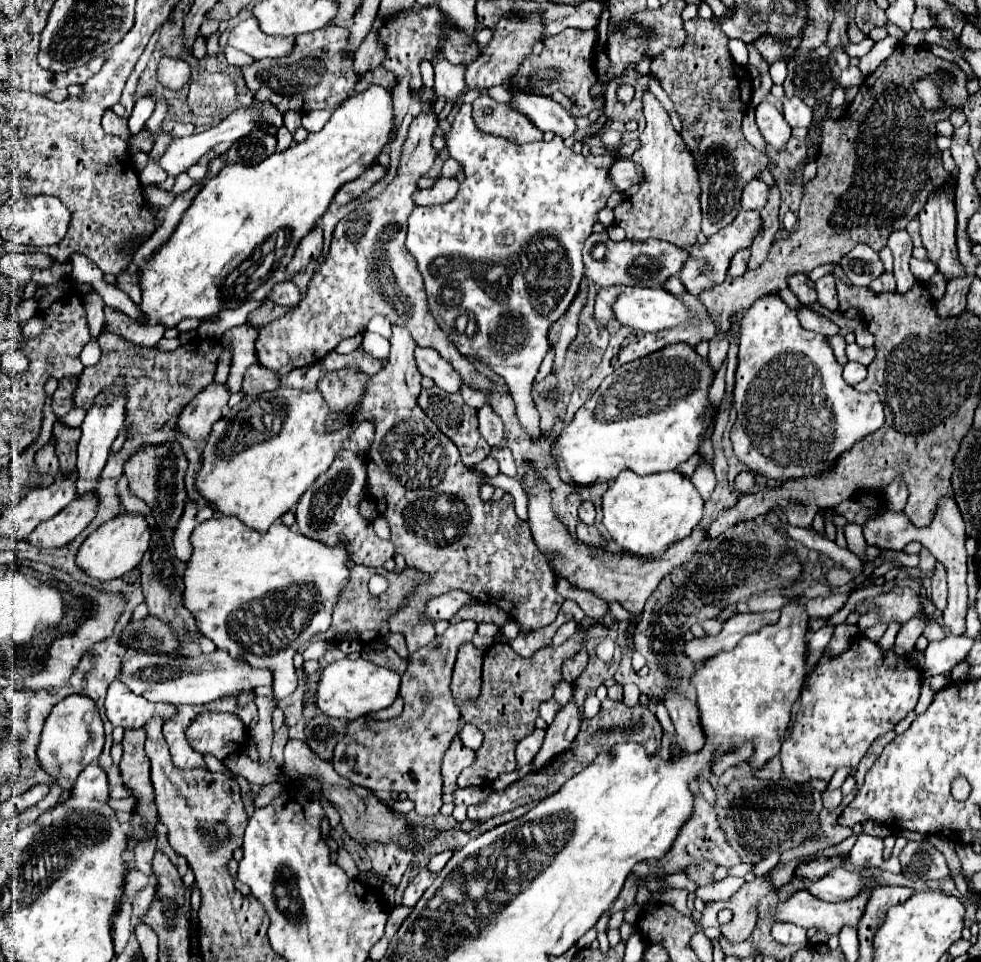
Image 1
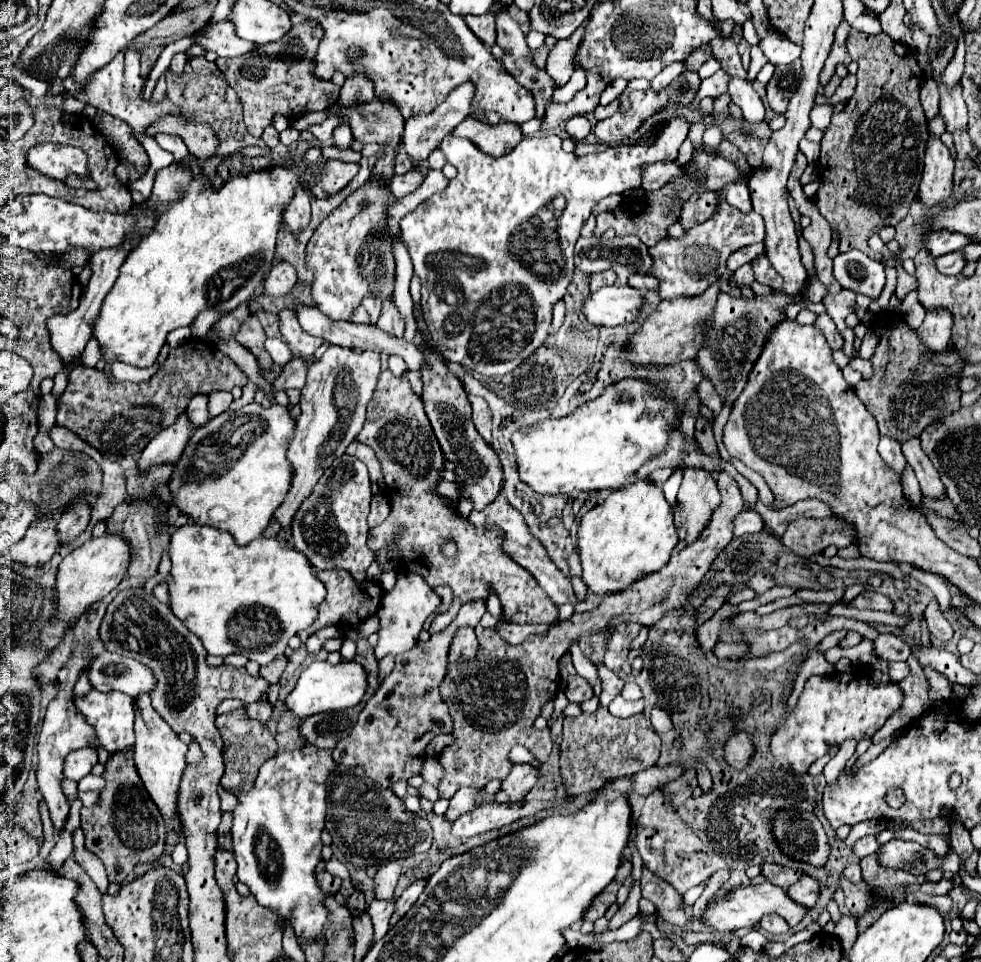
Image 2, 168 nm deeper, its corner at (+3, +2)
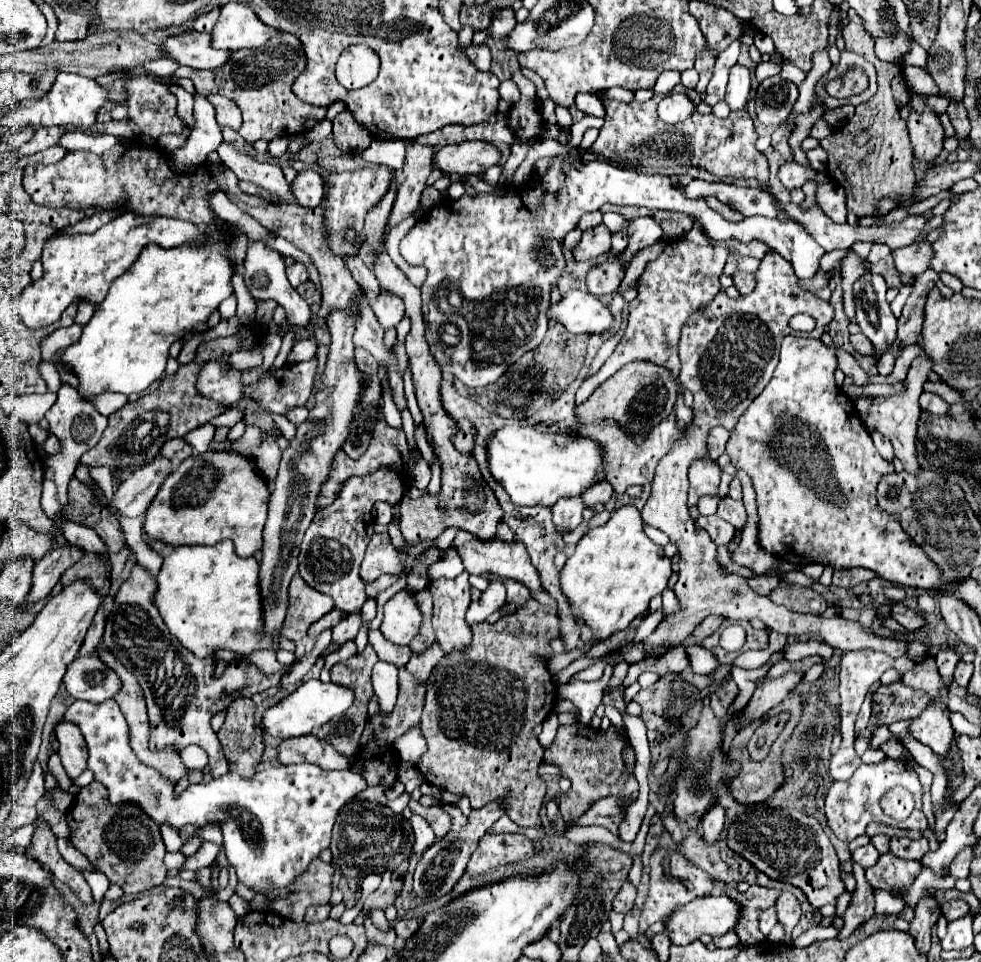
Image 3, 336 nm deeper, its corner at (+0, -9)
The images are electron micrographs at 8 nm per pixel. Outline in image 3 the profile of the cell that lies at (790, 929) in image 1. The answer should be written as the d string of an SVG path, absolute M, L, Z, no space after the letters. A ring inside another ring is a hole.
M767 908L759 914L759 930L763 934L769 934L769 930L777 924L777 916L775 916L775 908Z

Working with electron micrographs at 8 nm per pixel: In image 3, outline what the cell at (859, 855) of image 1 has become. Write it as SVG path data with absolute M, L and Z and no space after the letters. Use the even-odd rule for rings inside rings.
M873 844L861 846L861 848L853 850L853 854L851 854L851 860L853 860L853 862L857 862L857 864L861 864L863 868L873 866L873 864L877 862L877 858L879 858L879 852L875 850L875 846L873 846Z

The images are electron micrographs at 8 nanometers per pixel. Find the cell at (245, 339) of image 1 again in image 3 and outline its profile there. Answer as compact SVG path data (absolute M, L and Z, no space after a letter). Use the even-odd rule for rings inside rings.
M205 424L205 426L199 426L199 428L191 430L185 436L185 442L189 442L189 446L193 448L195 454L203 454L203 452L207 452L207 448L211 444L213 434L215 434L215 428L211 424Z

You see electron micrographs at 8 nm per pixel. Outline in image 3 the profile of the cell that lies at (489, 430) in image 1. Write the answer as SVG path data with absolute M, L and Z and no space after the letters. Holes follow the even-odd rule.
M459 420L457 422L457 432L453 434L453 446L461 454L469 454L473 448L473 426L469 420Z

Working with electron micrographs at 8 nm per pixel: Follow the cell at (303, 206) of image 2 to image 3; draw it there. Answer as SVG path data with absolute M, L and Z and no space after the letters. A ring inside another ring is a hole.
M227 142L219 144L217 154L219 154L221 162L225 166L229 166L239 180L253 182L253 184L257 184L269 192L275 192L281 202L293 200L293 194L289 188L291 184L283 178L283 172L279 166L269 164L269 162L259 162L247 154L241 154L239 150L235 150Z

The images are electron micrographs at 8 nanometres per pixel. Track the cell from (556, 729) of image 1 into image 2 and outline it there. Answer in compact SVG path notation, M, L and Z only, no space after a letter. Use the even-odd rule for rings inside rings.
M518 763L512 767L512 771L508 773L508 777L504 777L502 781L502 789L496 795L498 803L504 801L522 801L524 795L540 781L542 777L542 769L532 767L528 763Z

